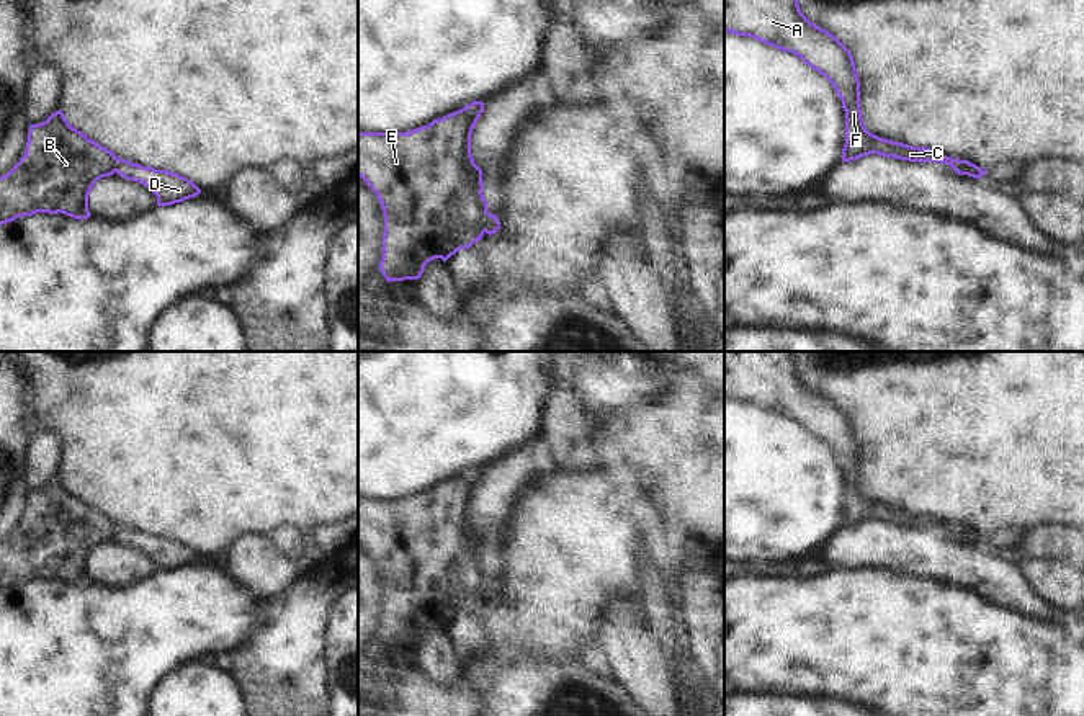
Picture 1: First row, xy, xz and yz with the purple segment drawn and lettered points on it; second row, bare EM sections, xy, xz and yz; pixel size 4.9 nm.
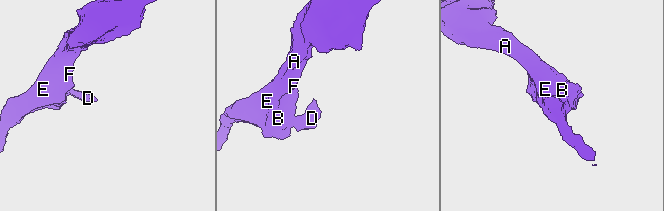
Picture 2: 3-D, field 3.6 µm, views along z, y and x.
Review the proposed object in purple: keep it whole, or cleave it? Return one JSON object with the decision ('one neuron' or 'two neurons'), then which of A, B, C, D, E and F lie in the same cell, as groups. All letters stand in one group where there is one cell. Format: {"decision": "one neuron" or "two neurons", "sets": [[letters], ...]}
{"decision": "two neurons", "sets": [["A", "B", "C", "E", "F"], ["D"]]}

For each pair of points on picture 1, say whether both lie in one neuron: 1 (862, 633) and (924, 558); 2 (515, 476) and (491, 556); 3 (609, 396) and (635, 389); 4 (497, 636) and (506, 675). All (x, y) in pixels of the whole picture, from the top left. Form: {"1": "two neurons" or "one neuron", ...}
{"1": "two neurons", "2": "one neuron", "3": "one neuron", "4": "two neurons"}

